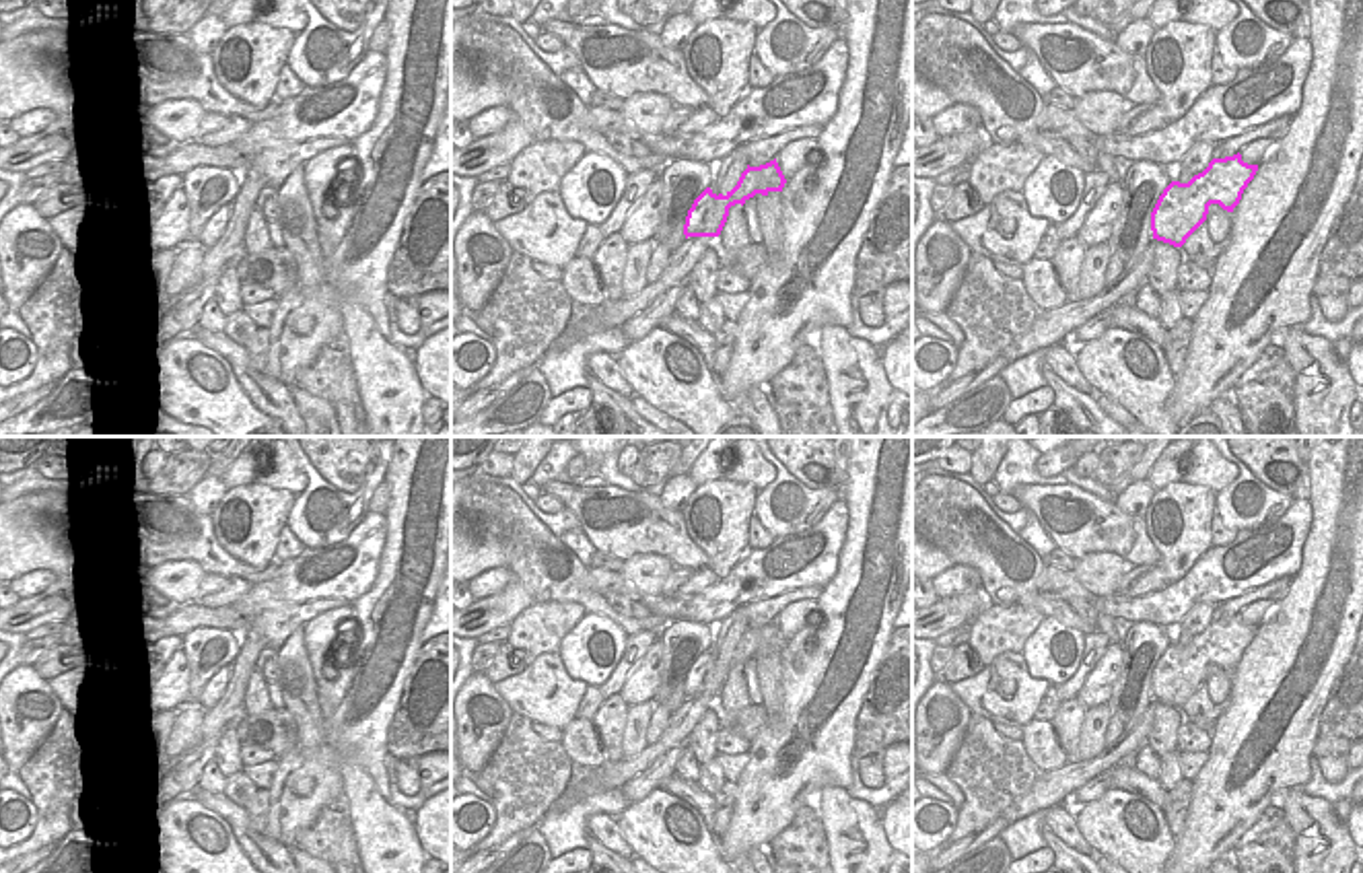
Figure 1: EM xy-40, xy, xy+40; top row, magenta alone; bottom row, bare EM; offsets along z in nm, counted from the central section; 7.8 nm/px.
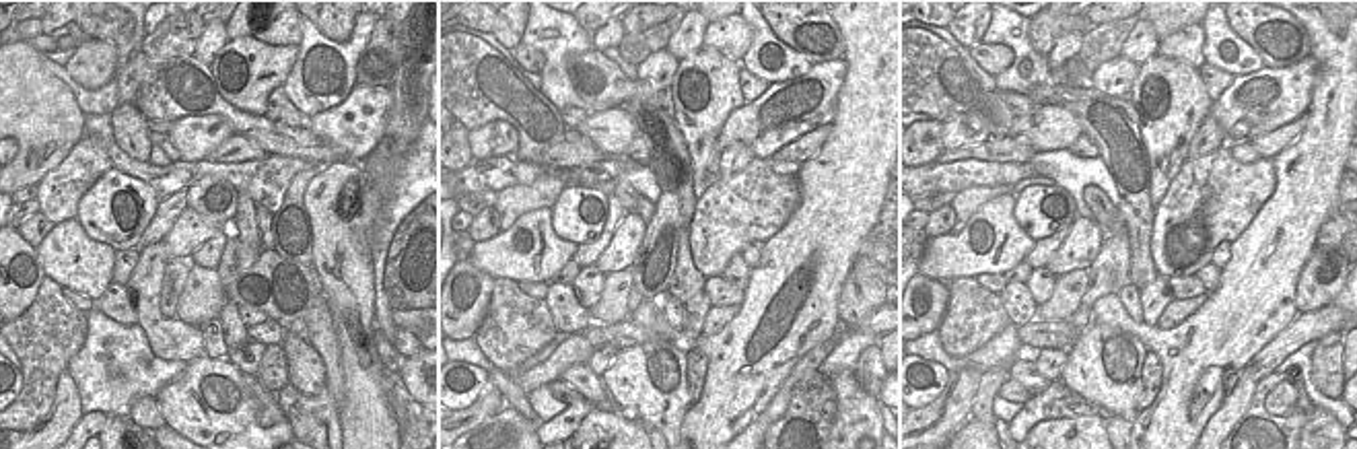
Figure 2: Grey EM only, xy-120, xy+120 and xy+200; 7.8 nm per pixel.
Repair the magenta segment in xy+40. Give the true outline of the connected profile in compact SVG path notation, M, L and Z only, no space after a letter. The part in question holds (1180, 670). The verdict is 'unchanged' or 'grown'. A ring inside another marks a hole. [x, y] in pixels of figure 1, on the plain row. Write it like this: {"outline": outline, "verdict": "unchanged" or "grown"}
{"outline": "M1237 614L1233 618L1213 620L1188 644L1172 642L1151 673L1153 700L1182 708L1207 682L1211 665L1233 673L1256 632L1258 626L1244 624Z", "verdict": "unchanged"}

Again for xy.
{"outline": "M770 622L760 628L749 628L741 634L737 647L723 655L714 655L706 649L692 665L686 677L684 696L688 698L719 698L729 669L735 665L745 665L756 655L768 657L770 653L782 653L787 640L776 624Z", "verdict": "unchanged"}

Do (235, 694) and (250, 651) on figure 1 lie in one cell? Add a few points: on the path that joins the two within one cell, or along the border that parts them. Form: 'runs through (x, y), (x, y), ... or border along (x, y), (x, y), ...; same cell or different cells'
runs through (237, 684), (246, 661); same cell

